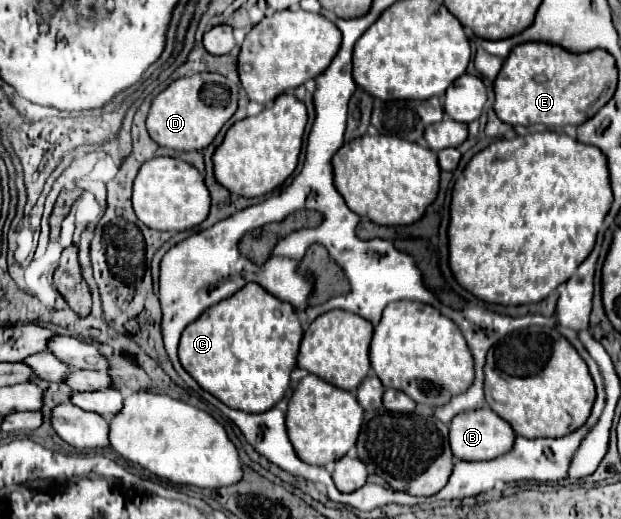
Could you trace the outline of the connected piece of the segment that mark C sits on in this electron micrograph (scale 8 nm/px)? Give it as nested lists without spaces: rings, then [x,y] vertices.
[[[246,284],[230,298],[210,306],[210,310],[204,310],[194,324],[186,326],[180,338],[178,356],[184,370],[200,384],[200,388],[216,396],[220,402],[224,400],[226,406],[238,408],[242,412],[266,412],[278,400],[282,400],[288,390],[290,372],[296,368],[300,340],[302,326],[296,310],[290,304],[274,298],[270,292],[262,290],[262,286]]]

